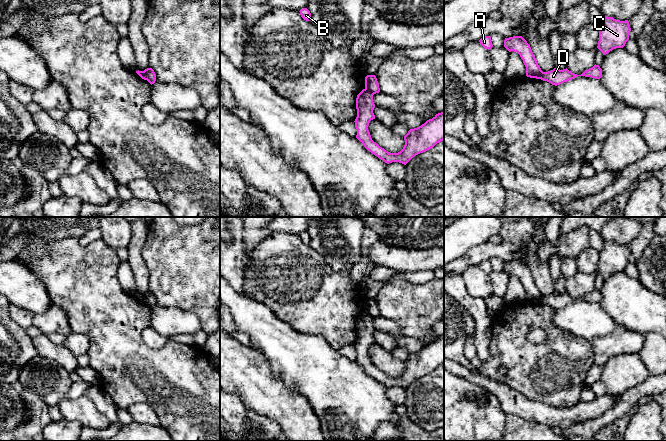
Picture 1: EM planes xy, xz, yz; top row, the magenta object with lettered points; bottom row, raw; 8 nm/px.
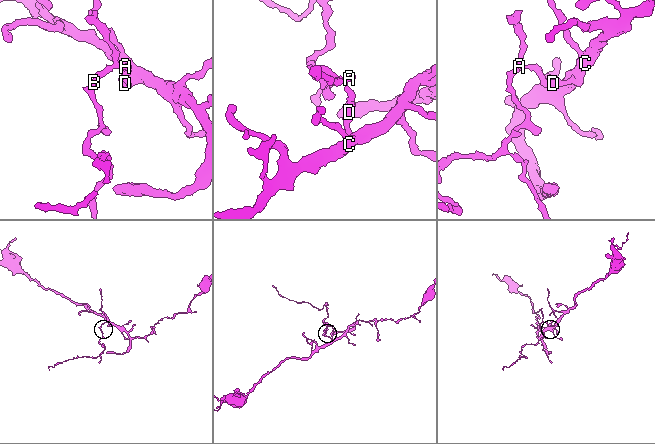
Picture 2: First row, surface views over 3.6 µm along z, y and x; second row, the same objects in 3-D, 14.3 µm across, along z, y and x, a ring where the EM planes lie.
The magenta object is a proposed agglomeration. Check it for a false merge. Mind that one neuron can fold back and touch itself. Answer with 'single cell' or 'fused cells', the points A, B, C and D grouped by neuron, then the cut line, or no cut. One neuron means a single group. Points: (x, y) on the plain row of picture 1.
fused cells | A B / C D | xz (365, 312), (373, 318)

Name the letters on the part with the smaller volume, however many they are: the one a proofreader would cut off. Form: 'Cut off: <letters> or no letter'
Cut off: A, B

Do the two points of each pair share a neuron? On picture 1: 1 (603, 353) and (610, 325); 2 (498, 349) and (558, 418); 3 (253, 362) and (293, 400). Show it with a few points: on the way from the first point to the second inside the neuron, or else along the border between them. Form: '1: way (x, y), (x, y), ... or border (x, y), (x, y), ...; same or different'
1: border (618, 325), (612, 332), (590, 341); different
2: border (523, 394), (531, 400), (568, 408); different
3: way (260, 373), (282, 395); same

